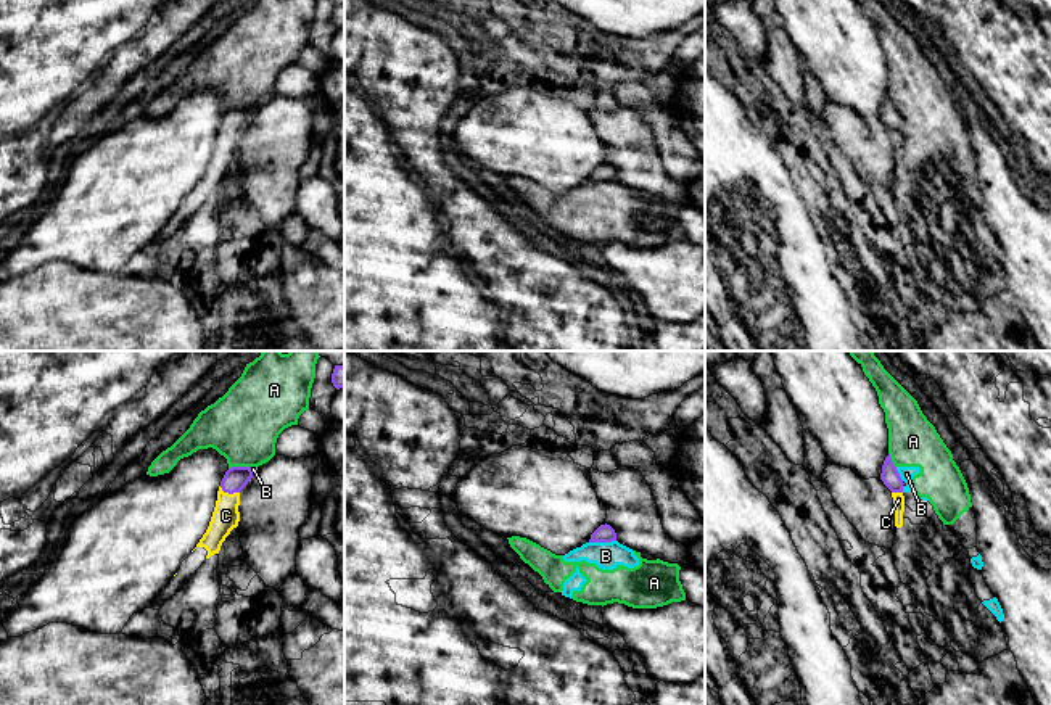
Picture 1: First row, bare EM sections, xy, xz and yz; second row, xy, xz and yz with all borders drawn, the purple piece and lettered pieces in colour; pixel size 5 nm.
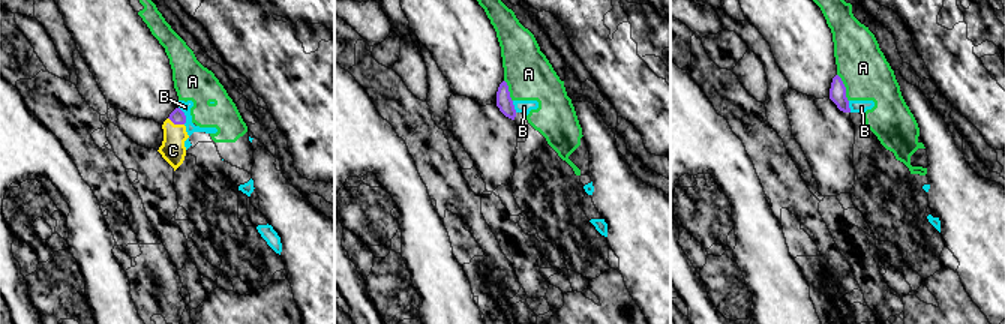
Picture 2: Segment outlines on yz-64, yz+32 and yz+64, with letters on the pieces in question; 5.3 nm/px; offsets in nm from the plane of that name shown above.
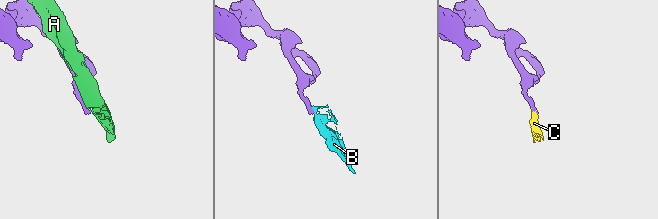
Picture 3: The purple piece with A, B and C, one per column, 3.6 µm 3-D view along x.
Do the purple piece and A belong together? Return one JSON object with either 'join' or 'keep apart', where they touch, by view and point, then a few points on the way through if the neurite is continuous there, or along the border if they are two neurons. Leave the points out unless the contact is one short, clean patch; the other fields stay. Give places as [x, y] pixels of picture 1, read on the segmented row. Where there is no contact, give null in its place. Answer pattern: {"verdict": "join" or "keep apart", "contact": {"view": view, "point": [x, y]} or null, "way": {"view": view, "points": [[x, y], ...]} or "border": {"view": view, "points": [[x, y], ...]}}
{"verdict": "keep apart", "contact": {"view": "xy", "point": [239, 467]}}

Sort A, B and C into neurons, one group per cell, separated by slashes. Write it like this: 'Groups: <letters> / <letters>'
Groups: A B / C

